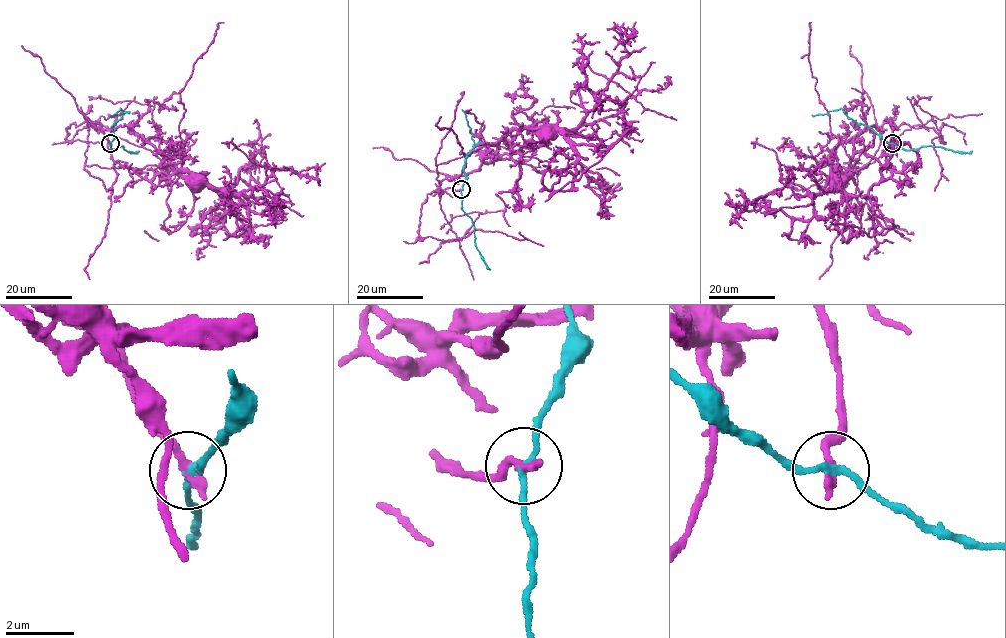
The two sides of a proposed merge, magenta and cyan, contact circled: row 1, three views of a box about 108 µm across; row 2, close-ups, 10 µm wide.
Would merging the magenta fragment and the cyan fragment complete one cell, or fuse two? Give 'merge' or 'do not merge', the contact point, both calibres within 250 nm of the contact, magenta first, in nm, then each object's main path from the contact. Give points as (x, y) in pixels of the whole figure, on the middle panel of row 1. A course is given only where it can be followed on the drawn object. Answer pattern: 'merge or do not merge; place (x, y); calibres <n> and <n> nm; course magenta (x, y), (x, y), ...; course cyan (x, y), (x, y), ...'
do not merge; place (461, 189); calibres 300 and 190 nm; course magenta (461, 189), (441, 189), (440, 183), (476, 170), (496, 150), (500, 140), (515, 129), (540, 128), (548, 138); course cyan (461, 189), (465, 155), (474, 144), (461, 109)

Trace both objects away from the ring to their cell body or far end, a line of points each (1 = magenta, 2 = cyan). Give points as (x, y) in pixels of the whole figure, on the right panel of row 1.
1: (892, 142), (890, 120), (879, 129), (873, 126), (853, 141), (843, 141), (832, 156), (831, 169), (840, 183)
2: (892, 142), (883, 139), (871, 127), (858, 123), (839, 108), (812, 116)

